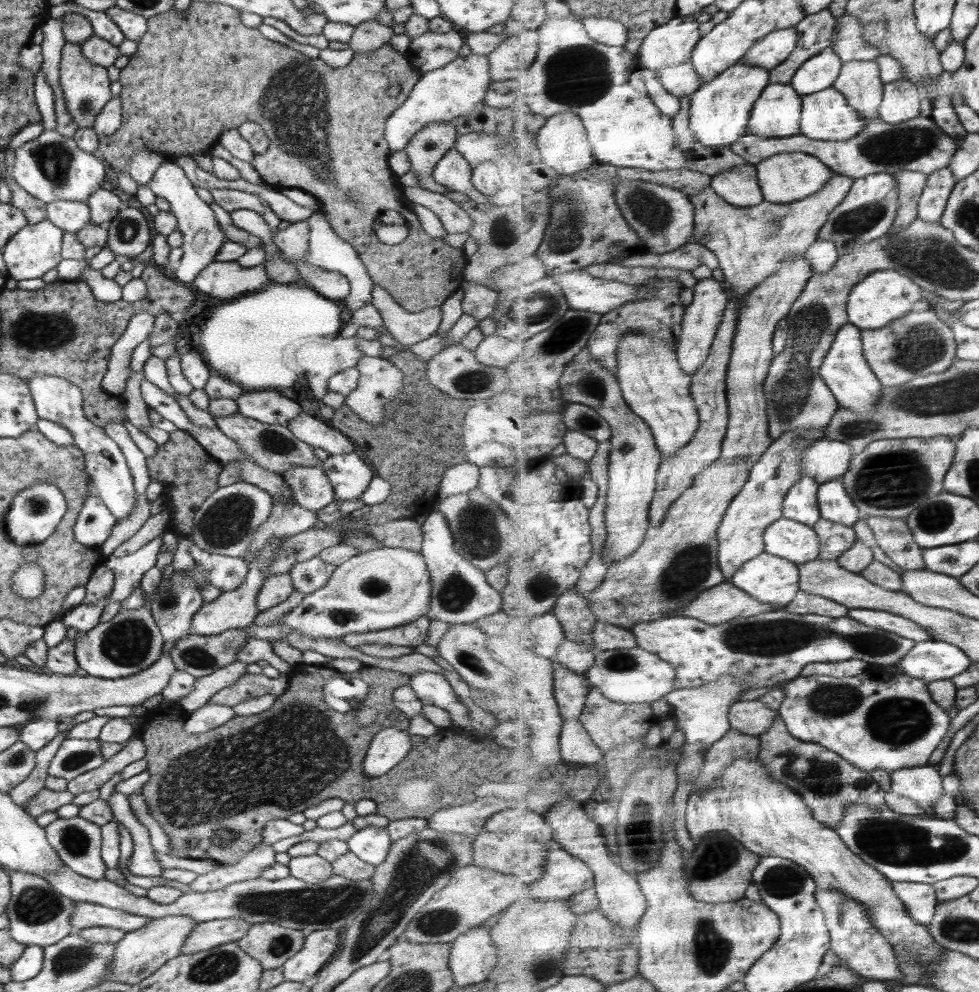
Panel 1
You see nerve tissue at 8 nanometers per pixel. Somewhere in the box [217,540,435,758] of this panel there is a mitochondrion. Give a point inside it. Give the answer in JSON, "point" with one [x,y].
{"point":[376,585]}

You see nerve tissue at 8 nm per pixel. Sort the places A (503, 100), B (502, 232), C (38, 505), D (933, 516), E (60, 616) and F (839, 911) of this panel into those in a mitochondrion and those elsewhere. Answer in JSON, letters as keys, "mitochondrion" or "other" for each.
{"A":"other","B":"mitochondrion","C":"mitochondrion","D":"mitochondrion","E":"other","F":"mitochondrion"}

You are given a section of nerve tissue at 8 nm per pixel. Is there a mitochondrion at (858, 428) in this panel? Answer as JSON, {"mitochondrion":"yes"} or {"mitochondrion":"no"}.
{"mitochondrion":"yes"}

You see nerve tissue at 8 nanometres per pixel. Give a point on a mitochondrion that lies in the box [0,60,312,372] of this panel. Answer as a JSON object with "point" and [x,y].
{"point":[32,329]}

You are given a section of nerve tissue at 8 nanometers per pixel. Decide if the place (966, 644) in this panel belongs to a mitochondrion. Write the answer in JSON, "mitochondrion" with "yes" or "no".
{"mitochondrion":"no"}

